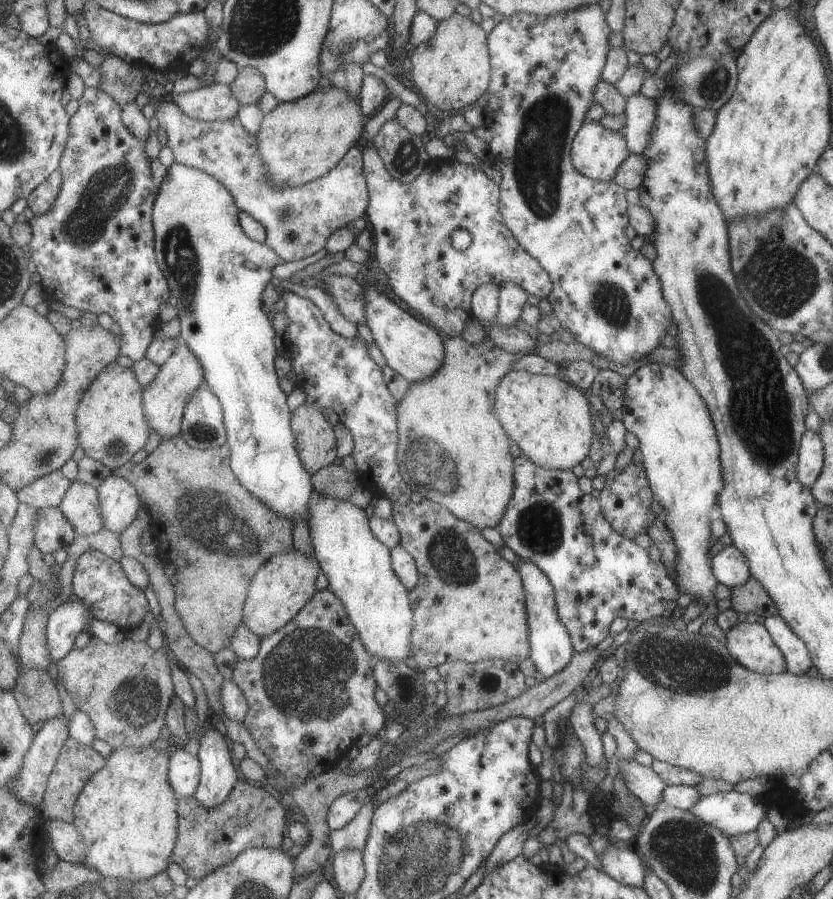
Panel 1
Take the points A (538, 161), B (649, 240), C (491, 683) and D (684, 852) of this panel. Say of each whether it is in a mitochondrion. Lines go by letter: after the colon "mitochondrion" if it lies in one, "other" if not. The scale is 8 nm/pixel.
A: mitochondrion
B: other
C: mitochondrion
D: mitochondrion

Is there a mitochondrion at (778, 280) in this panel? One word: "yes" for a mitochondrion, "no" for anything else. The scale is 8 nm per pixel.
yes

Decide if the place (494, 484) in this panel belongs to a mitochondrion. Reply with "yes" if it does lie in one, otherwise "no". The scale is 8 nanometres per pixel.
no

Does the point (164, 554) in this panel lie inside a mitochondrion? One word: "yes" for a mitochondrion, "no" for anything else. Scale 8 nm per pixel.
no

